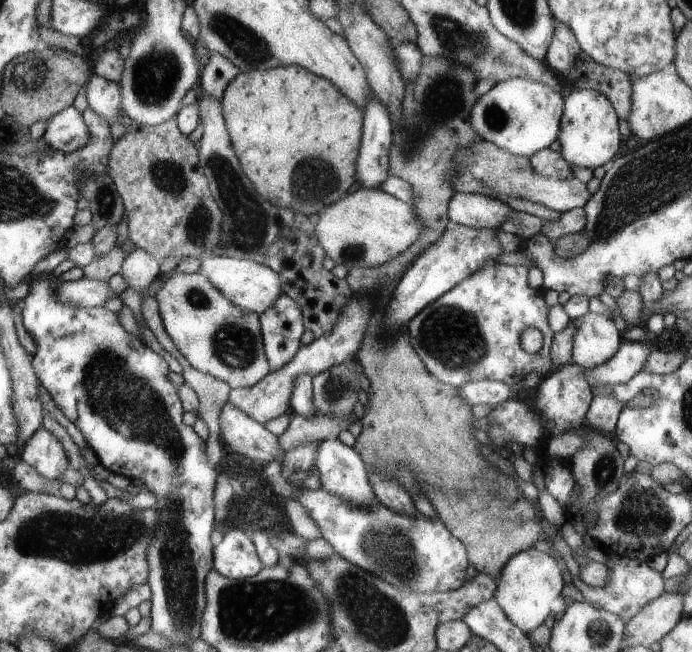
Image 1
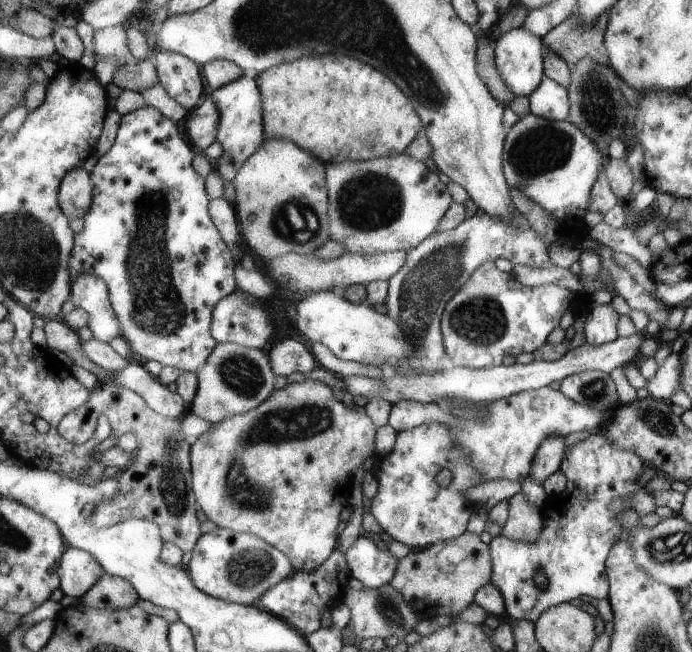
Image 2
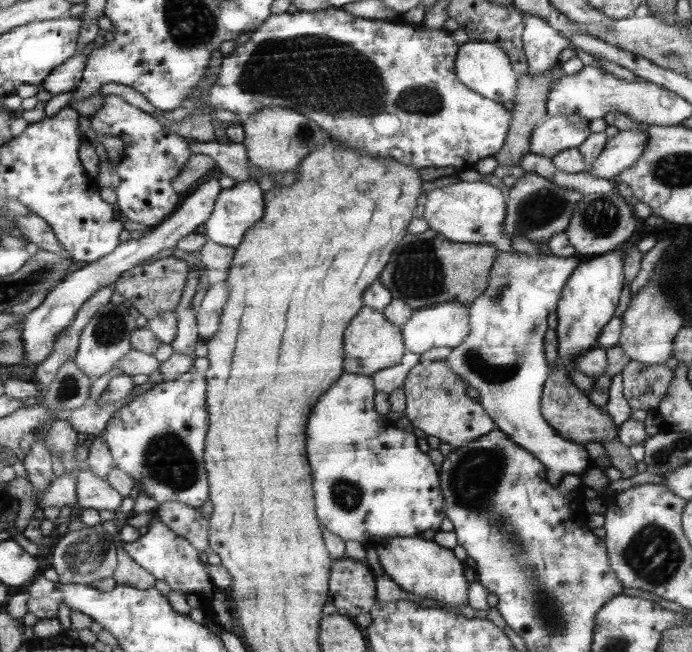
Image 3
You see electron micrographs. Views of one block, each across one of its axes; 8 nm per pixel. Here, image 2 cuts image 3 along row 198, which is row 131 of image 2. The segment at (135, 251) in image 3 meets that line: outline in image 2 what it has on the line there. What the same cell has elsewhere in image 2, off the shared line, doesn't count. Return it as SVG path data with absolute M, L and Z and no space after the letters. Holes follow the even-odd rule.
M210 98L204 99L196 110L191 110L183 126L190 146L194 145L201 151L207 151L214 146L219 118L218 107Z

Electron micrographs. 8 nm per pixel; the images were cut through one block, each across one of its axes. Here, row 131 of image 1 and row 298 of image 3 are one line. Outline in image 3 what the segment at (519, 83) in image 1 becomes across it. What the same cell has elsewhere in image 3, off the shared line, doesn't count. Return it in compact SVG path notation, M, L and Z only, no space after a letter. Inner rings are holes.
M514 249L509 253L499 252L491 268L487 290L468 305L471 309L471 334L443 360L466 385L478 390L479 403L487 408L498 426L497 429L507 433L516 444L534 453L547 466L547 479L553 483L559 482L568 474L580 477L580 474L584 474L594 464L587 449L576 441L569 441L567 437L560 436L558 430L543 416L542 410L543 388L551 372L544 352L548 315L558 307L563 288L567 286L568 279L574 274L576 267L587 259L578 255L560 258L542 253L539 256L527 256Z

